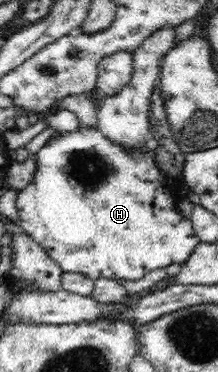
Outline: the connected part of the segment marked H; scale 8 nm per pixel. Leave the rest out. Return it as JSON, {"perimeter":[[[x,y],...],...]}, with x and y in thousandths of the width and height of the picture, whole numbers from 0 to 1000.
{"perimeter":[[[445,336],[427,344],[372,341],[353,355],[261,352],[252,366],[234,368],[161,414],[156,414],[161,462],[133,495],[96,508],[78,522],[78,581],[96,608],[96,621],[124,626],[142,640],[161,642],[179,656],[197,659],[206,675],[234,685],[234,696],[252,699],[271,718],[289,720],[298,734],[372,734],[431,755],[445,750],[518,750],[518,753],[638,753],[665,737],[729,720],[766,720],[784,710],[839,715],[894,667],[922,656],[922,642],[894,626],[876,589],[821,573],[812,562],[821,546],[821,522],[830,495],[803,487],[739,454],[711,427],[711,406],[683,401],[670,384],[642,392],[642,401],[564,398],[528,379],[500,374],[482,360],[445,347]]]}

